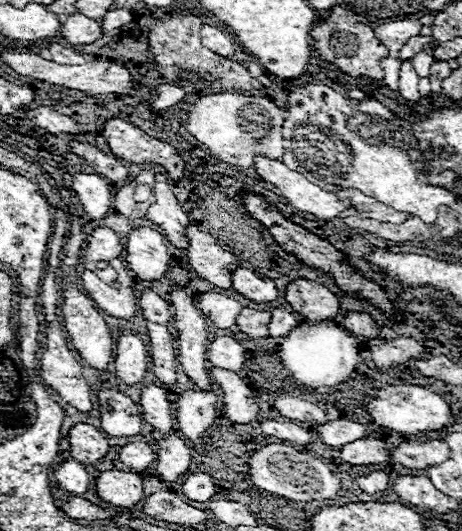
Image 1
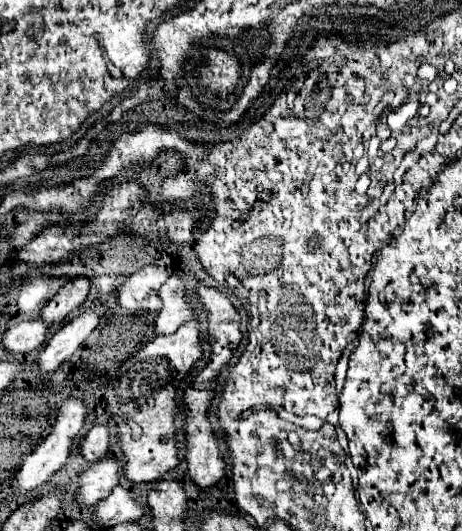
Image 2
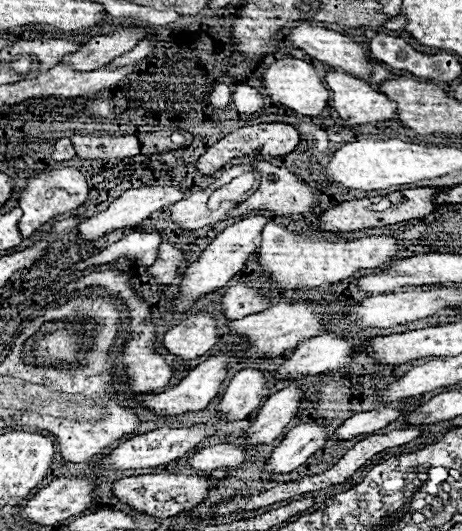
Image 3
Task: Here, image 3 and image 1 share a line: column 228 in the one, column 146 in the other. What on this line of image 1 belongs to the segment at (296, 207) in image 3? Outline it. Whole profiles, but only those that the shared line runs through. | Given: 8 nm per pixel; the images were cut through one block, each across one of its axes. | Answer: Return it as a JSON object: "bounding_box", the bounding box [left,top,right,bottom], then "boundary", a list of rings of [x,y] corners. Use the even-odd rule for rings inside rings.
{"bounding_box":[146,174,190,248],"boundary":[[[154,174],[156,184],[154,184],[154,198],[156,202],[150,204],[146,218],[158,224],[164,230],[166,240],[176,246],[176,248],[186,248],[188,246],[188,236],[186,236],[186,226],[190,224],[188,216],[182,212],[176,196],[172,194],[166,176]]]}

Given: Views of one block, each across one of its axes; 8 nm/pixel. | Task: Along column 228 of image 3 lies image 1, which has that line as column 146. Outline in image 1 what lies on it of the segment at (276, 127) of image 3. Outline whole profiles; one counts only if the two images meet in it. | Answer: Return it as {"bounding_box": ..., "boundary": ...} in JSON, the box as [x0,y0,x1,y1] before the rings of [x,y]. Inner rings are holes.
{"bounding_box":[104,118,184,180],"boundary":[[[110,118],[104,126],[104,138],[114,156],[128,162],[156,162],[166,168],[172,180],[180,180],[184,174],[184,162],[174,146],[164,140],[152,138],[138,126],[120,118]]]}

